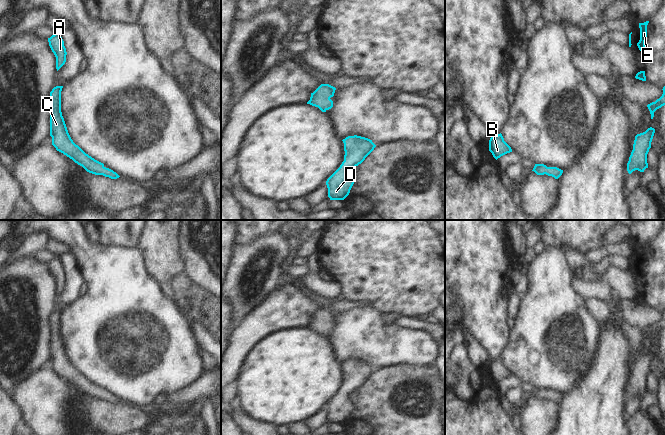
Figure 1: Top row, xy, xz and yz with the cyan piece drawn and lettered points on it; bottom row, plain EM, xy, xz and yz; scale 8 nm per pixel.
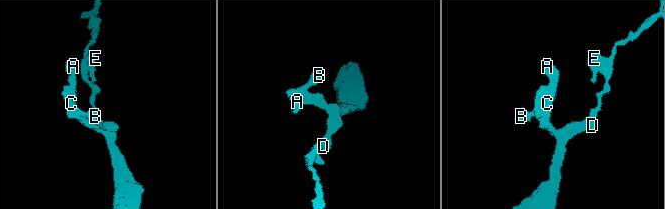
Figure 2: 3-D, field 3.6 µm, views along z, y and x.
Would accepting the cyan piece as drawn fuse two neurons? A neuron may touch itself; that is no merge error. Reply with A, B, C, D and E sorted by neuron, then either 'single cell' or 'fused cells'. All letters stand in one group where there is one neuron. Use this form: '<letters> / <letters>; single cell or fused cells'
A B C D E; single cell

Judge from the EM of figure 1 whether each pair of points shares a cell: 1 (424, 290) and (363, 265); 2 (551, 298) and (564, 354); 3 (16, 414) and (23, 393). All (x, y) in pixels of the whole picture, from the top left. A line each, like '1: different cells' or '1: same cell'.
1: same cell
2: same cell
3: different cells

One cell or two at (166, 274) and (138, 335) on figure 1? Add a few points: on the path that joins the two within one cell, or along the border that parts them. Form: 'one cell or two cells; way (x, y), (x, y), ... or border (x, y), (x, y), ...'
two cells; border (147, 262), (149, 272), (160, 284)

